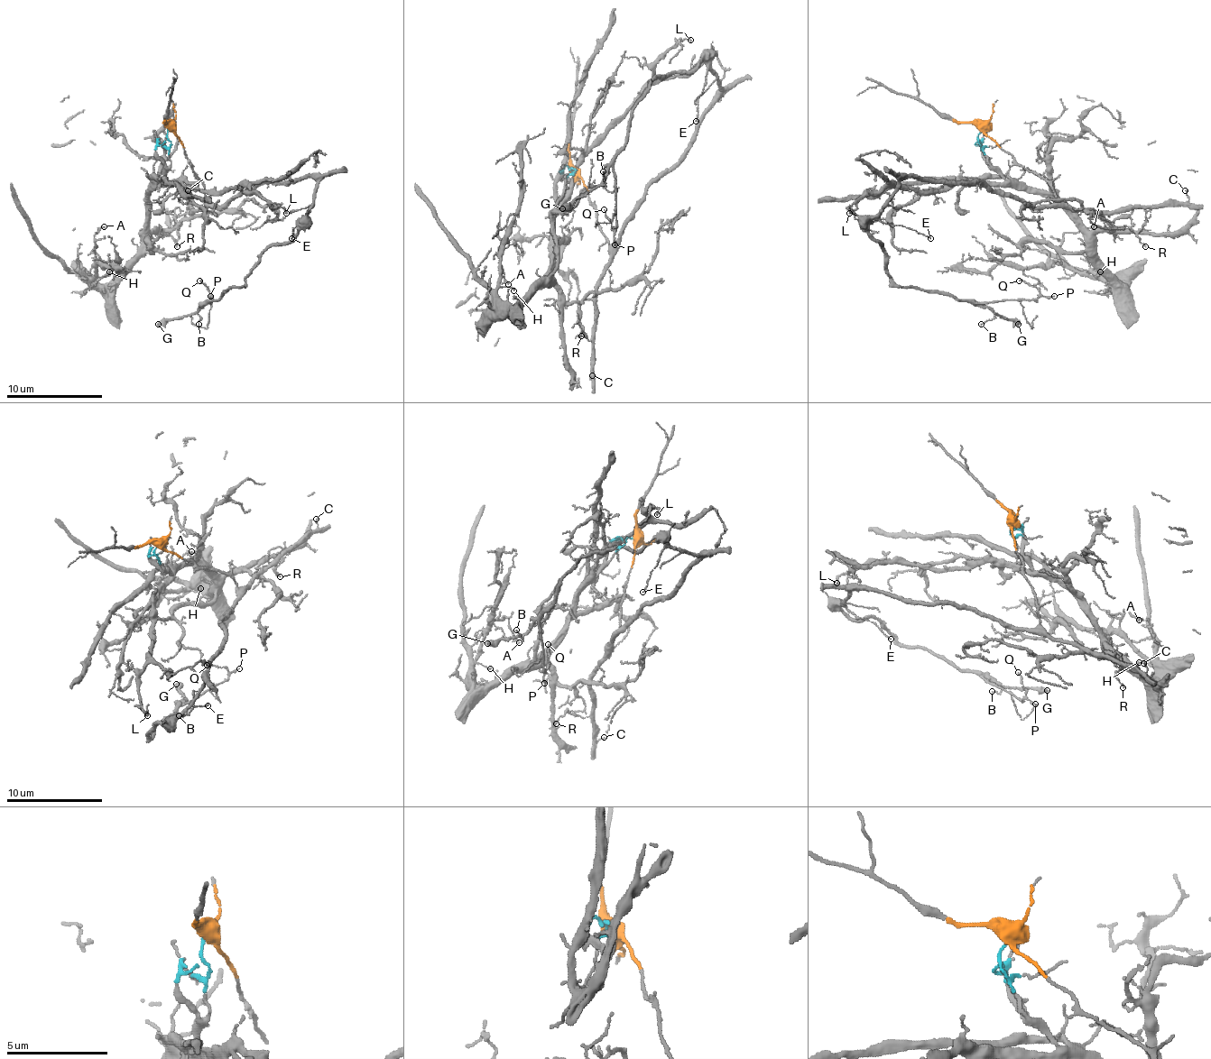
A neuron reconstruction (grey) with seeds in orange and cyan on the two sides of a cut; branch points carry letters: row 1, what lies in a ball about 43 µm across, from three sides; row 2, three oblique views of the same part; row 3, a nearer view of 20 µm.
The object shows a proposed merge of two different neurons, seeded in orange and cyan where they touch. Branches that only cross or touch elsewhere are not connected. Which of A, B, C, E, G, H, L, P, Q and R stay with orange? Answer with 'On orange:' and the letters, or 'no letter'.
On orange: B, C, E, G, P, Q, R

